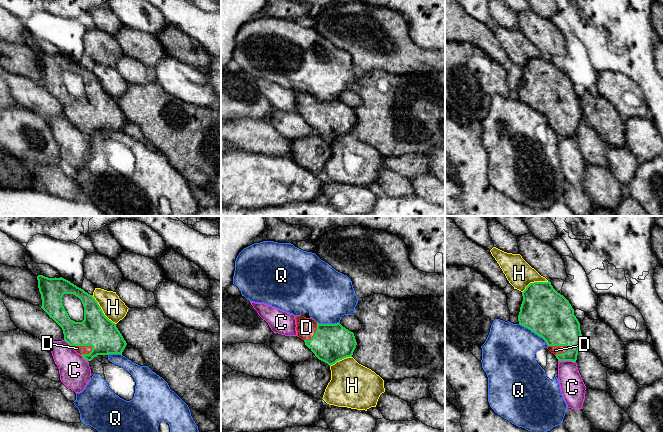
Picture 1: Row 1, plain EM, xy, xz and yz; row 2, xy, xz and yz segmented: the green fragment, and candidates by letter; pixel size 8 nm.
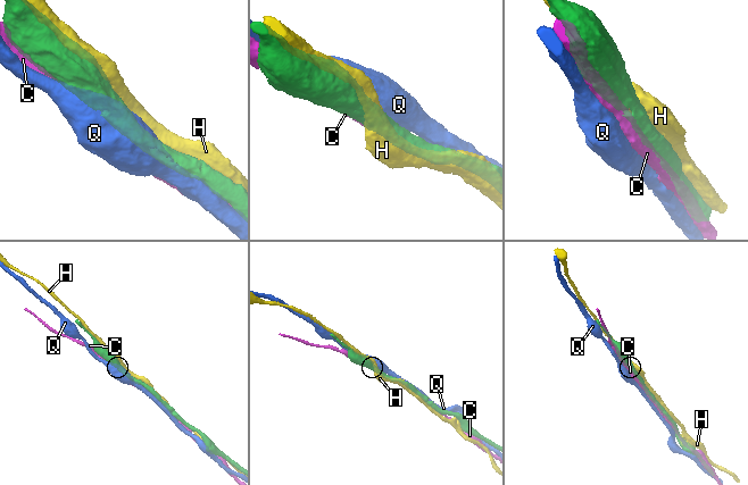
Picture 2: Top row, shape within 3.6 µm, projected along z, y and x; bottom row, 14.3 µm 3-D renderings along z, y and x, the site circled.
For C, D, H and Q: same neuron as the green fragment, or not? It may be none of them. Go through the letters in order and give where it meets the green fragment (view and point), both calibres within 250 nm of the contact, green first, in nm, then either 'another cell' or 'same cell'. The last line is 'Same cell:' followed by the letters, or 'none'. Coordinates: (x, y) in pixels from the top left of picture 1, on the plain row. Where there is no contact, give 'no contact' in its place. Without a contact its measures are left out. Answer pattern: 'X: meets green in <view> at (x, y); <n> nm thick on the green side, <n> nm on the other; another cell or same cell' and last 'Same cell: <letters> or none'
C: meets green in yz at (567, 136); 260 nm thick on the green side, 190 nm on the other; another cell
D: meets green in yz at (559, 121); 360 nm thick on the green side, 70 nm on the other; same cell
H: meets green in xy at (101, 86); 260 nm thick on the green side, 180 nm on the other; another cell
Q: meets green in yz at (534, 108); 380 nm thick on the green side, 420 nm on the other; another cell
Same cell: D

